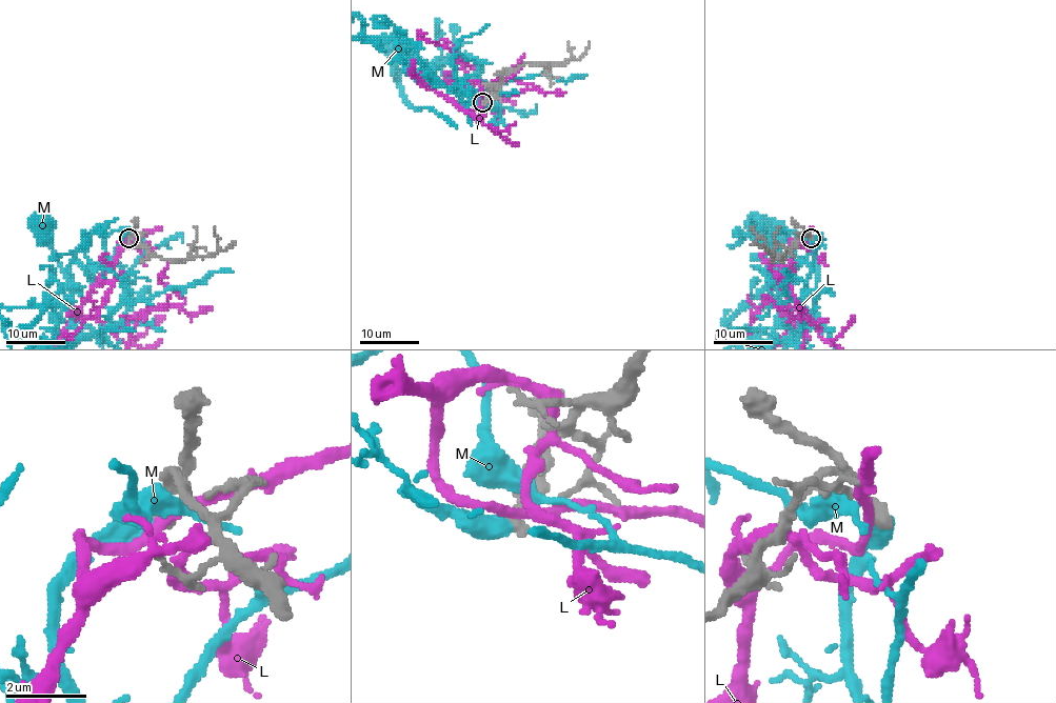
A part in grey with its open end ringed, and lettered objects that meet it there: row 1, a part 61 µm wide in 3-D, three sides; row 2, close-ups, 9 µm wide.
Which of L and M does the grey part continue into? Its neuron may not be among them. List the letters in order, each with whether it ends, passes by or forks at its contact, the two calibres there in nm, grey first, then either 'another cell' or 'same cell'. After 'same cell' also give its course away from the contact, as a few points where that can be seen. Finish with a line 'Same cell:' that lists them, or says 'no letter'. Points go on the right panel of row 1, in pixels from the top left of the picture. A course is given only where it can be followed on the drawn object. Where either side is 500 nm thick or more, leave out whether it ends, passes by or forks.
L: it passes by; calibres 400 and 240 nm; another cell
M: it passes by; calibres 400 and 400 nm; same cell
Same cell: M

